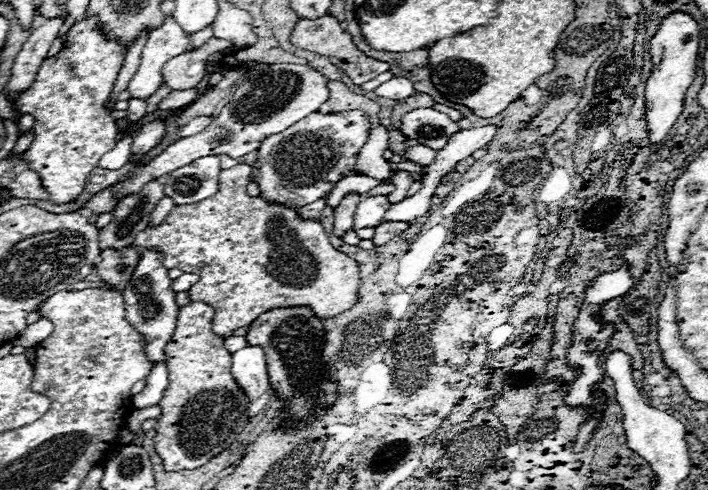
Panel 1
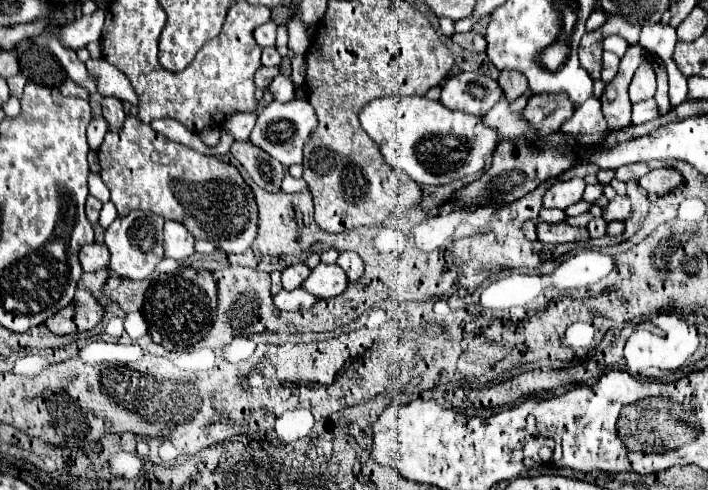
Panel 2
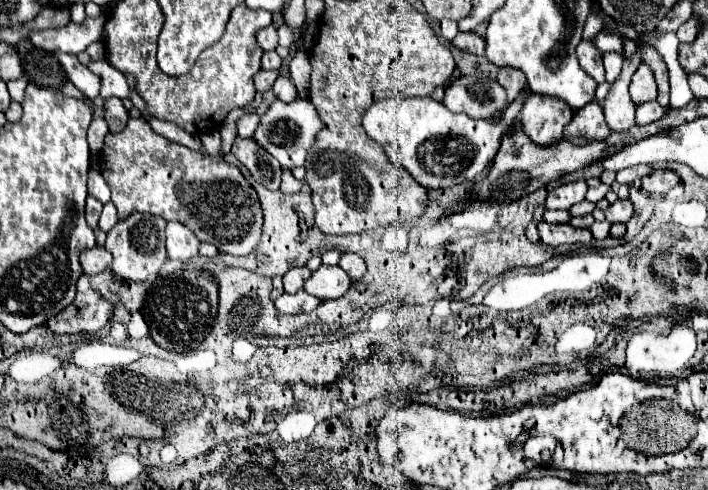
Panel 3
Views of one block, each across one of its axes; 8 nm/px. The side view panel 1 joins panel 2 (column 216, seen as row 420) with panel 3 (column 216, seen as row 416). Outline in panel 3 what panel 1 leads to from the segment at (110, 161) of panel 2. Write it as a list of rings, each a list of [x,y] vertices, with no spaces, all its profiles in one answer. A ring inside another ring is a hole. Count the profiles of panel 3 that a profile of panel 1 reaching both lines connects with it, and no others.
[[[130,118],[126,128],[118,134],[108,132],[98,154],[98,162],[102,178],[112,190],[112,202],[118,208],[118,220],[128,218],[132,212],[150,212],[162,216],[164,220],[178,220],[186,228],[190,228],[202,242],[216,244],[220,252],[232,256],[246,256],[258,246],[262,232],[262,208],[254,188],[244,180],[238,166],[226,164],[222,158],[212,158],[210,154],[170,142],[164,136],[156,134],[142,118]]]

